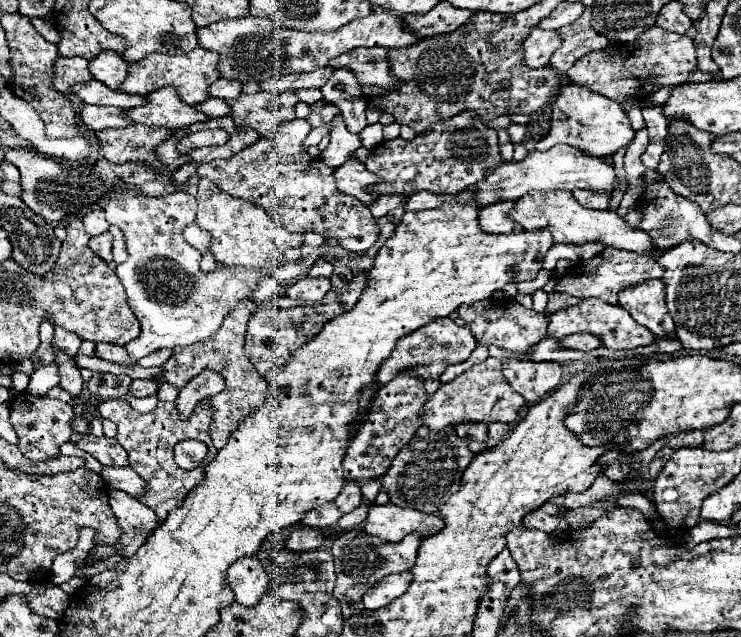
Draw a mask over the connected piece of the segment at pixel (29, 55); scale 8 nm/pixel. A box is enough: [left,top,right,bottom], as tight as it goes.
[1,13,79,139]

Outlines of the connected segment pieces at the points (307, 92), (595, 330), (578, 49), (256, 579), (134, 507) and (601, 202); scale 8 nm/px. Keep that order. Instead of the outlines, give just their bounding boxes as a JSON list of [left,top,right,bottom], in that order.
[[295,89,323,105],[547,299,657,349],[549,7,609,74],[227,557,267,607],[91,491,157,563],[573,189,611,211]]

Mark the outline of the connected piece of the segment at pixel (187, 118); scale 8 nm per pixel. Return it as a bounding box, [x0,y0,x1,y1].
[125,87,207,131]

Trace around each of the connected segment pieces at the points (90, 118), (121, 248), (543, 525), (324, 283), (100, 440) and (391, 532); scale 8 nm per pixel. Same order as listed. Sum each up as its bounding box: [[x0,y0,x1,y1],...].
[[81,105,125,131],[109,225,127,263],[523,503,559,533],[287,277,331,301],[77,433,127,467],[365,503,443,543]]

